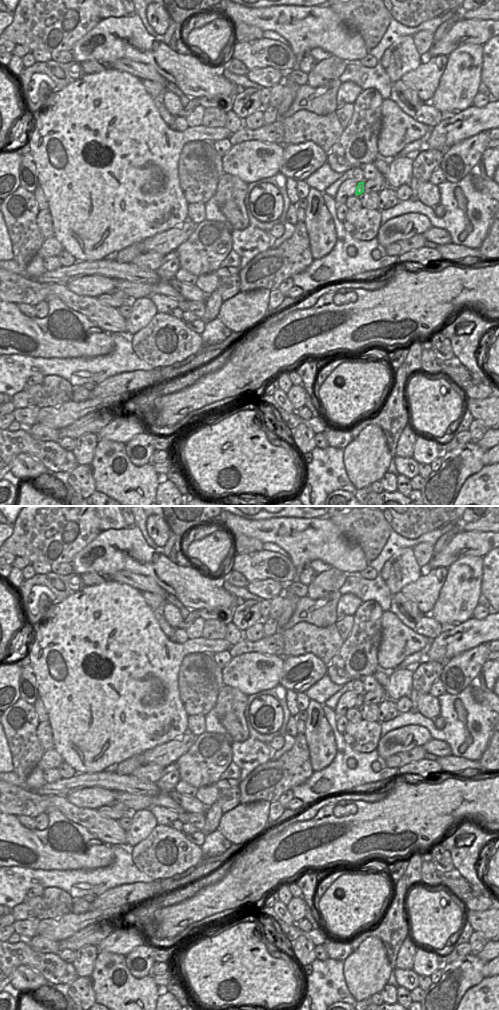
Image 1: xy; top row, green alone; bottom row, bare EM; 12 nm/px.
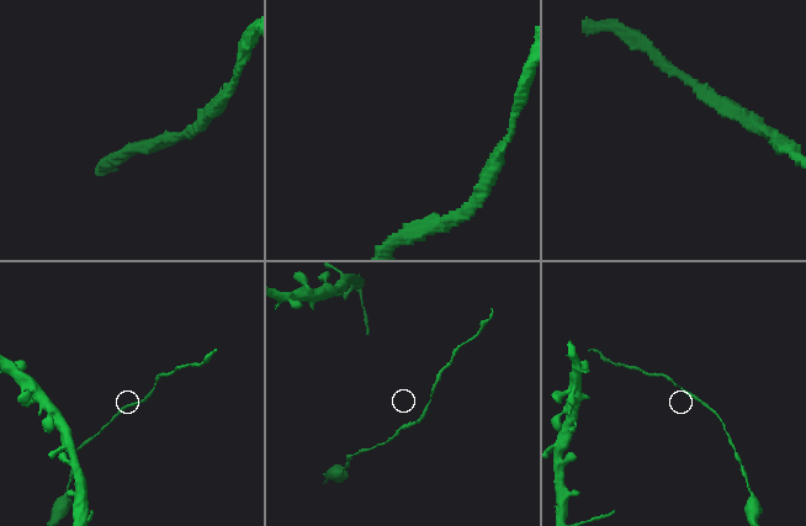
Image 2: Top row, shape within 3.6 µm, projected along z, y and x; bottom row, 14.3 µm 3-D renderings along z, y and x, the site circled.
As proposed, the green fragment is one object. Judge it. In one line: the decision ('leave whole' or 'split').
leave whole

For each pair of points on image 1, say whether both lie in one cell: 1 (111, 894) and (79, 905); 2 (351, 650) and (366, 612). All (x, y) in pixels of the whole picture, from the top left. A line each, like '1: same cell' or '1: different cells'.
1: different cells
2: same cell

